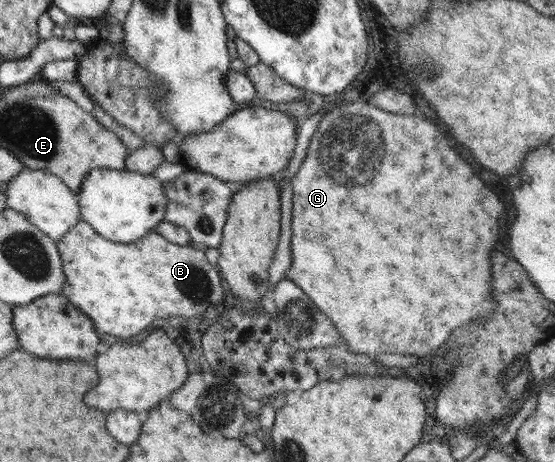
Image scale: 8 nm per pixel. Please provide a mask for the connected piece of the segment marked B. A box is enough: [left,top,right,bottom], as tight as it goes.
[55,220,227,339]

